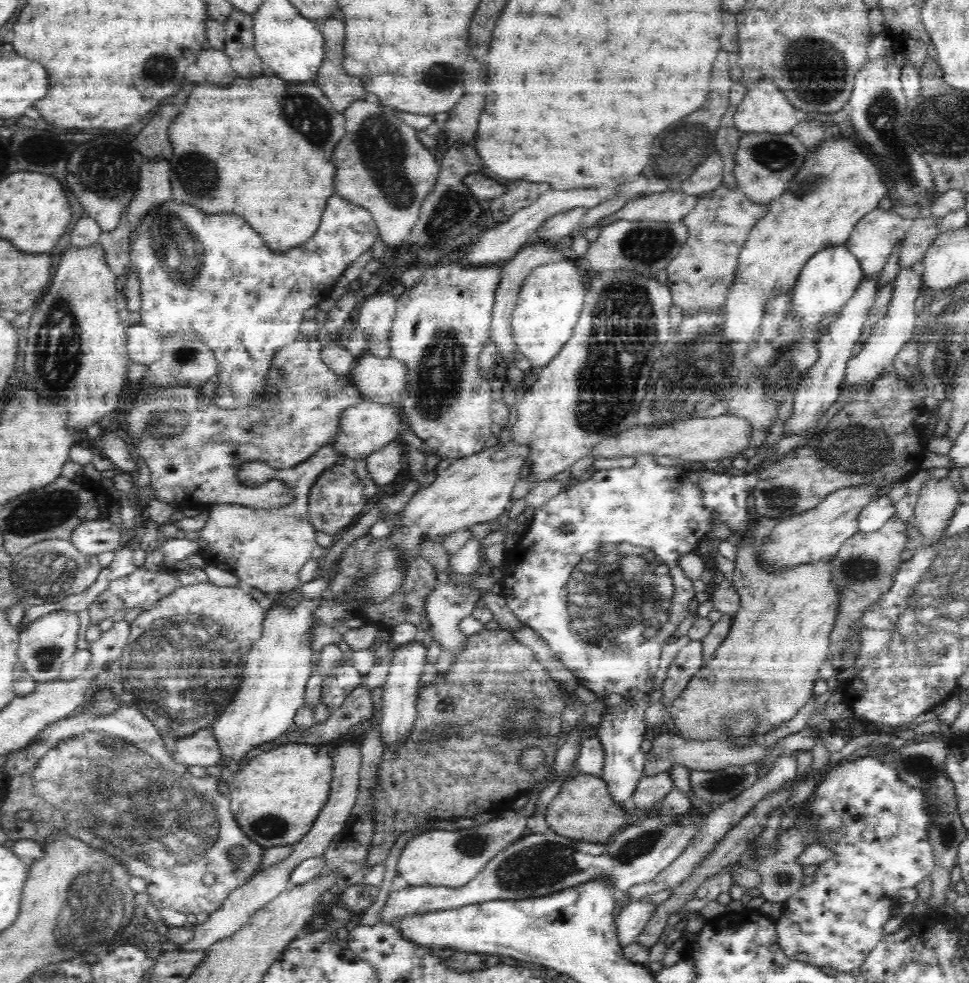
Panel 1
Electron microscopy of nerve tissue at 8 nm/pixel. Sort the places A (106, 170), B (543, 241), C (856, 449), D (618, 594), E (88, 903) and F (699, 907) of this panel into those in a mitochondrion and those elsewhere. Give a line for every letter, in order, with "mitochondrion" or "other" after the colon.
A: mitochondrion
B: other
C: mitochondrion
D: mitochondrion
E: mitochondrion
F: other

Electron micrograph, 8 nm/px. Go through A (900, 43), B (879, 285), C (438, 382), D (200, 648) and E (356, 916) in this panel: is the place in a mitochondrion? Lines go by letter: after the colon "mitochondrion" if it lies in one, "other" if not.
A: other
B: other
C: mitochondrion
D: mitochondrion
E: other

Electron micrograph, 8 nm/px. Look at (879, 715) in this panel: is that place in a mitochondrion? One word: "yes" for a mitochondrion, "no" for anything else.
no

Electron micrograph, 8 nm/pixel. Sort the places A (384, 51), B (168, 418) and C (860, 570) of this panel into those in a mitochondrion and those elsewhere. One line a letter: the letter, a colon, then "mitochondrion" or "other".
A: other
B: mitochondrion
C: mitochondrion

